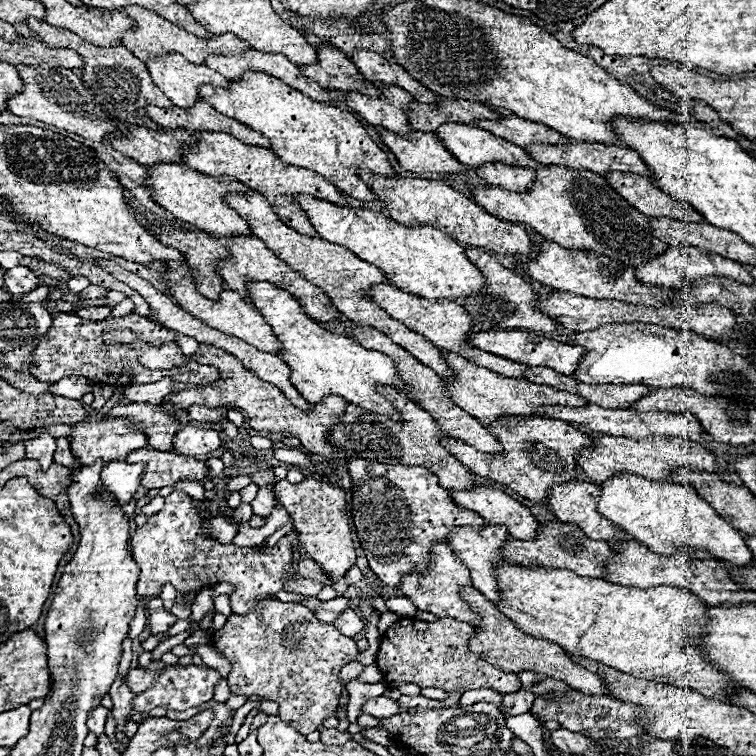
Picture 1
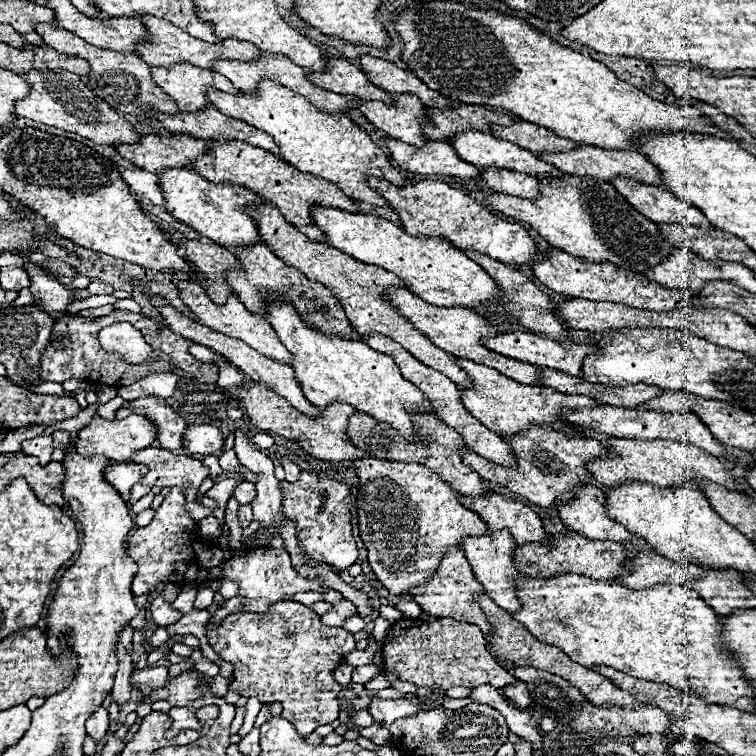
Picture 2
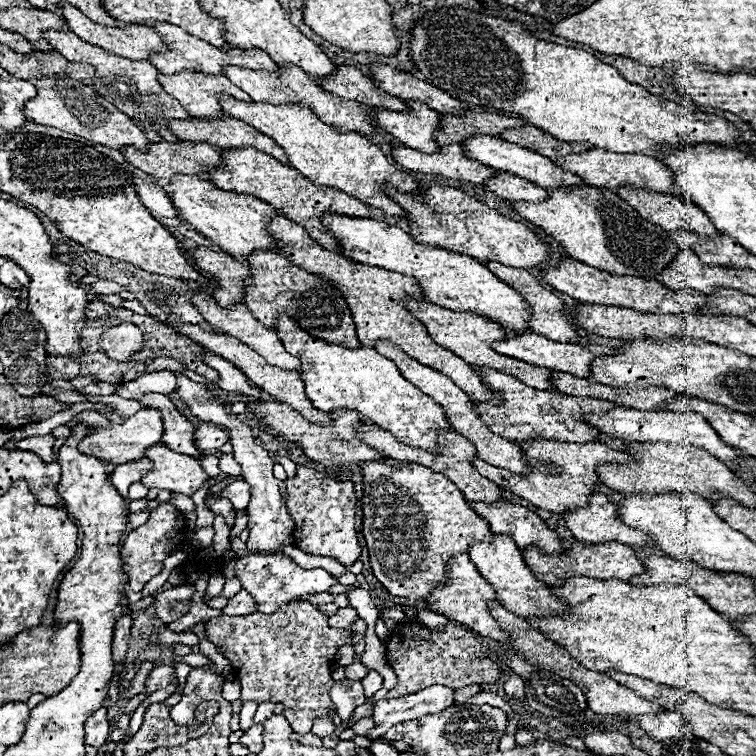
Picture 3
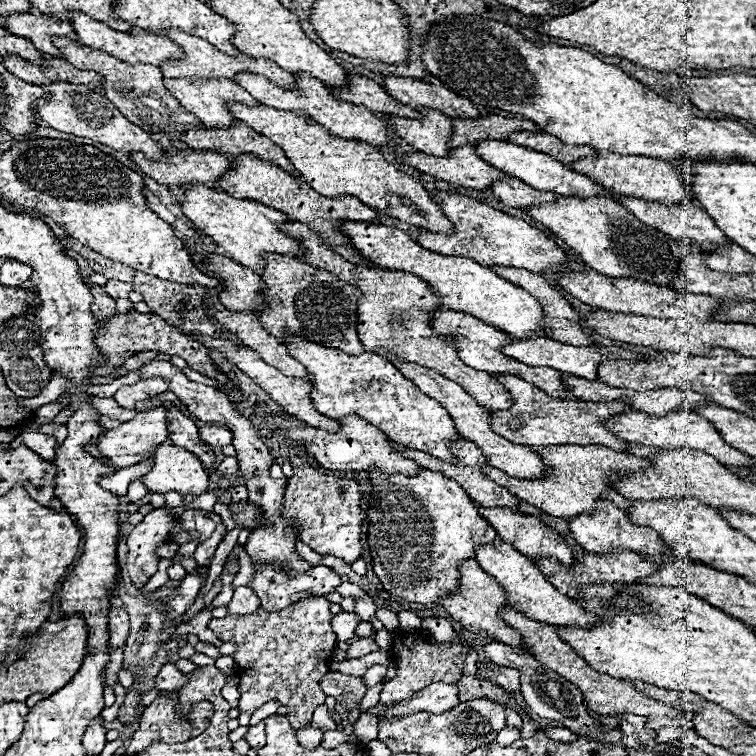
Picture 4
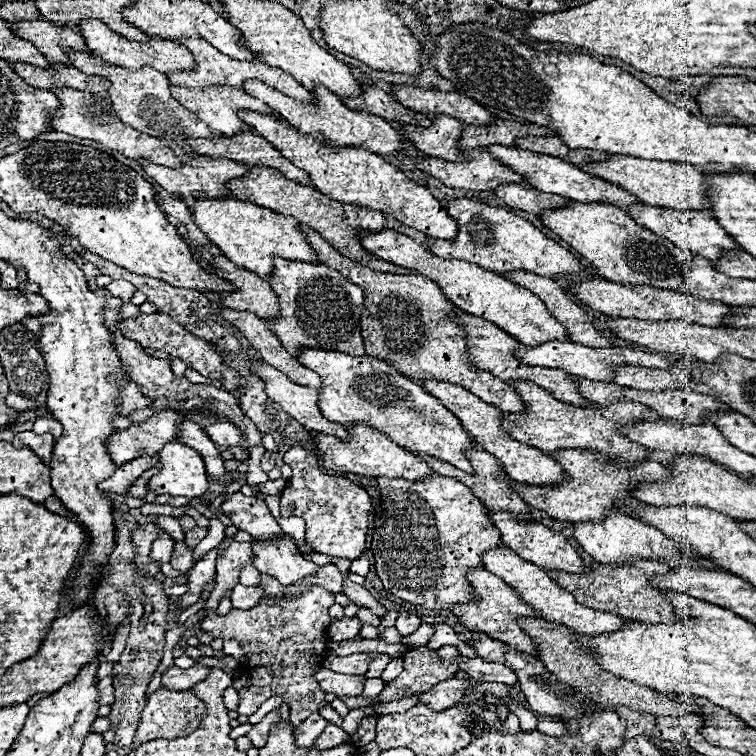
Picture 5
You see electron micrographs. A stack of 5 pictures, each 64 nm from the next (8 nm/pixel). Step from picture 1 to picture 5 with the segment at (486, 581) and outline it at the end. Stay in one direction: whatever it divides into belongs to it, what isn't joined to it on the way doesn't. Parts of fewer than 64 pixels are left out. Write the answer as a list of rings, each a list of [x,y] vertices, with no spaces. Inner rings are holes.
[[[498,546],[496,550],[486,550],[482,554],[482,562],[484,568],[492,574],[496,574],[498,578],[502,578],[510,588],[516,590],[516,594],[520,596],[522,602],[530,604],[534,608],[534,612],[538,614],[538,618],[548,620],[548,622],[556,622],[556,624],[564,624],[580,634],[590,634],[590,636],[598,636],[604,632],[616,632],[624,626],[624,618],[612,614],[612,612],[600,612],[594,608],[586,608],[584,604],[576,602],[572,594],[568,594],[564,588],[556,586],[550,576],[540,570],[536,564],[532,562],[524,562],[514,550],[508,550],[508,546]]]

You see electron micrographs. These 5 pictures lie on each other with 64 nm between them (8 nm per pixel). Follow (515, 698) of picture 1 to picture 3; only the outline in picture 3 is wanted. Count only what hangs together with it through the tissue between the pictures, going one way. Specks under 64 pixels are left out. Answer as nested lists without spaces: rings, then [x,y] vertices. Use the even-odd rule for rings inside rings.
[[[508,672],[508,678],[502,682],[502,686],[504,686],[504,692],[508,694],[508,698],[516,698],[516,700],[526,698],[524,678],[520,678],[520,676],[516,676],[516,674]]]

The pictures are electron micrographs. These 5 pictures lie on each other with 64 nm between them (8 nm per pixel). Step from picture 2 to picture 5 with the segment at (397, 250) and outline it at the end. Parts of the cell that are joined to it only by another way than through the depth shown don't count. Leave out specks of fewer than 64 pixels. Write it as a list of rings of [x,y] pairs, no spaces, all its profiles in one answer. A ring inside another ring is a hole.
[[[384,228],[378,232],[362,230],[360,244],[364,244],[364,248],[370,254],[374,254],[376,258],[380,258],[384,262],[392,262],[396,266],[408,268],[412,272],[418,272],[418,274],[430,278],[432,282],[436,282],[440,286],[444,296],[458,310],[474,314],[478,318],[484,318],[484,320],[496,324],[500,330],[508,332],[522,344],[536,346],[546,340],[566,340],[566,330],[548,314],[548,310],[540,298],[536,298],[530,290],[506,280],[504,276],[498,276],[496,272],[488,272],[476,264],[462,262],[462,260],[438,258],[424,246],[416,244],[412,238],[400,234],[392,228]]]

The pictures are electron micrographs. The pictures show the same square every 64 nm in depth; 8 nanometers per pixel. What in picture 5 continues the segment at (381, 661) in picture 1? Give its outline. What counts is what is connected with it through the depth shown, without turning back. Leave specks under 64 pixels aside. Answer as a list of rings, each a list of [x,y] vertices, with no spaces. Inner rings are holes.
[[[426,646],[408,648],[402,656],[402,662],[402,674],[386,684],[386,688],[378,696],[380,702],[396,702],[422,694],[436,682],[444,682],[444,678],[456,678],[458,674],[458,662],[442,660],[436,650],[430,650]]]

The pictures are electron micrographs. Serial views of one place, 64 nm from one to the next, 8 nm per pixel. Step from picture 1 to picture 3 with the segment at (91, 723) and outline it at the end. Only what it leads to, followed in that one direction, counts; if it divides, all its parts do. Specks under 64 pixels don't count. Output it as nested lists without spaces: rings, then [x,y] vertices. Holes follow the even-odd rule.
[[[102,706],[96,714],[92,714],[90,718],[88,718],[88,722],[84,724],[84,728],[86,728],[86,744],[90,744],[90,746],[94,746],[94,748],[98,748],[98,746],[102,746],[104,742],[106,742],[106,738],[108,738],[108,728],[110,728],[110,722],[108,722],[108,710]]]

